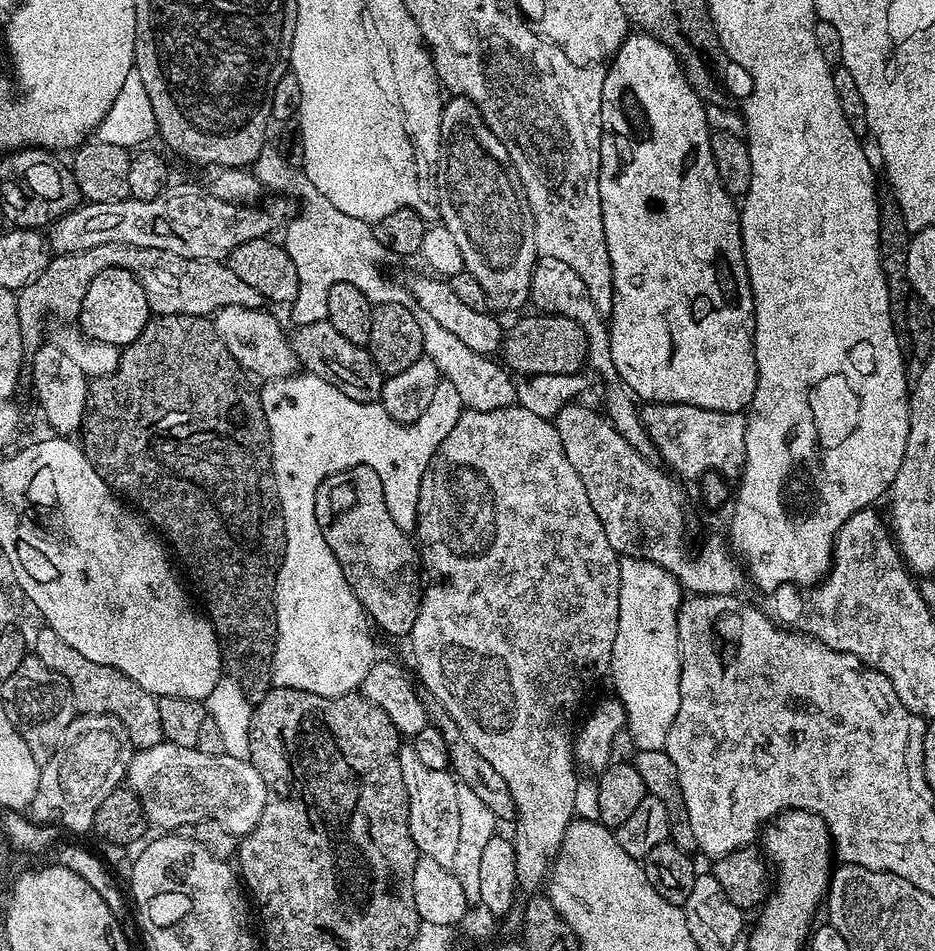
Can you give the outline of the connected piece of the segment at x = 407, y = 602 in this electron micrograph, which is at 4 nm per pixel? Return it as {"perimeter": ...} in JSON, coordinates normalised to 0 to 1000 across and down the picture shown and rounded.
{"perimeter":[[[373,494],[347,504],[347,508],[340,511],[340,519],[336,523],[340,553],[344,557],[344,566],[351,568],[351,579],[361,594],[367,613],[374,616],[374,620],[389,638],[395,653],[403,661],[406,659],[415,669],[436,671],[443,662],[443,650],[447,650],[451,626],[451,601],[445,598],[445,576],[441,573],[442,565],[431,559],[421,549],[421,545],[417,545],[417,536],[413,532],[403,506],[398,503],[389,505],[388,499],[390,501],[388,495]]]}

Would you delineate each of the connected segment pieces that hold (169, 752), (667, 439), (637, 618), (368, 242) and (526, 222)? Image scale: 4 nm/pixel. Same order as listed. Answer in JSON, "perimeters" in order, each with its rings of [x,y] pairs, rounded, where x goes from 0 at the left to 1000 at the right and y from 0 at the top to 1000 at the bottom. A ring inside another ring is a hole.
{"perimeters":[[[[179,780],[142,790],[141,800],[137,802],[135,824],[152,843],[154,858],[164,872],[197,873],[200,872],[197,871],[200,866],[202,870],[217,862],[228,862],[237,864],[237,869],[242,869],[242,873],[246,873],[255,881],[260,881],[272,873],[276,860],[280,860],[280,852],[287,838],[276,810],[268,798],[256,799],[241,793],[226,793],[226,790],[215,789],[213,785],[186,784]]],[[[694,424],[688,430],[687,441],[701,478],[706,478],[720,497],[727,496],[732,505],[748,506],[755,496],[787,498],[796,490],[797,438],[793,434],[755,431],[737,425]]],[[[664,588],[663,619],[661,620],[661,667],[657,671],[652,716],[655,715],[656,721],[659,722],[659,728],[657,728],[658,735],[662,736],[664,742],[667,743],[670,770],[676,773],[677,780],[681,782],[679,785],[686,791],[709,788],[712,780],[712,772],[725,751],[725,738],[727,737],[727,680],[725,679],[725,654],[723,653],[723,647],[727,644],[728,634],[729,619],[727,614],[708,595],[704,595],[699,591],[691,591],[690,589]]],[[[283,154],[273,164],[274,169],[267,176],[267,181],[278,192],[279,199],[287,201],[288,198],[291,204],[303,204],[308,208],[318,206],[321,209],[321,227],[313,226],[302,244],[302,259],[314,275],[321,298],[317,314],[310,321],[318,342],[343,336],[353,313],[353,301],[361,297],[374,297],[374,301],[383,301],[383,305],[387,305],[387,309],[391,309],[399,321],[433,319],[433,304],[431,307],[421,295],[414,294],[406,287],[406,277],[413,272],[413,266],[404,250],[400,250],[395,232],[366,225],[366,221],[357,218],[330,191],[324,180],[309,175],[298,155]]],[[[483,101],[474,106],[471,165],[467,168],[467,208],[470,234],[481,242],[494,267],[496,285],[507,288],[511,301],[516,301],[519,317],[539,328],[548,328],[560,319],[564,321],[569,309],[569,286],[575,272],[569,226],[565,224],[565,215],[560,210],[556,190],[548,179],[541,154],[522,136],[511,114],[497,101]]]]}

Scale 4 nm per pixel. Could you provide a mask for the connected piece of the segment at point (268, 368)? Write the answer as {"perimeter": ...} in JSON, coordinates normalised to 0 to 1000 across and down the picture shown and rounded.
{"perimeter":[[[246,322],[239,324],[229,332],[229,344],[235,353],[235,359],[246,368],[246,372],[253,379],[262,392],[271,391],[279,395],[282,402],[302,400],[307,395],[316,395],[322,390],[321,377],[314,372],[311,361],[306,356],[306,349],[299,346],[299,341],[277,324],[260,324]]]}

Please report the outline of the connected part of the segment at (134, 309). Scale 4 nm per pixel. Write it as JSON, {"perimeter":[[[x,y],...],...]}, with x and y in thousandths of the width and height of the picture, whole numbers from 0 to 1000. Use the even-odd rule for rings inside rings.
{"perimeter":[[[119,282],[109,284],[109,288],[103,289],[101,297],[92,301],[92,309],[86,319],[83,344],[96,358],[135,364],[152,351],[156,339],[160,334],[160,325],[156,305],[148,297],[139,284]]]}

